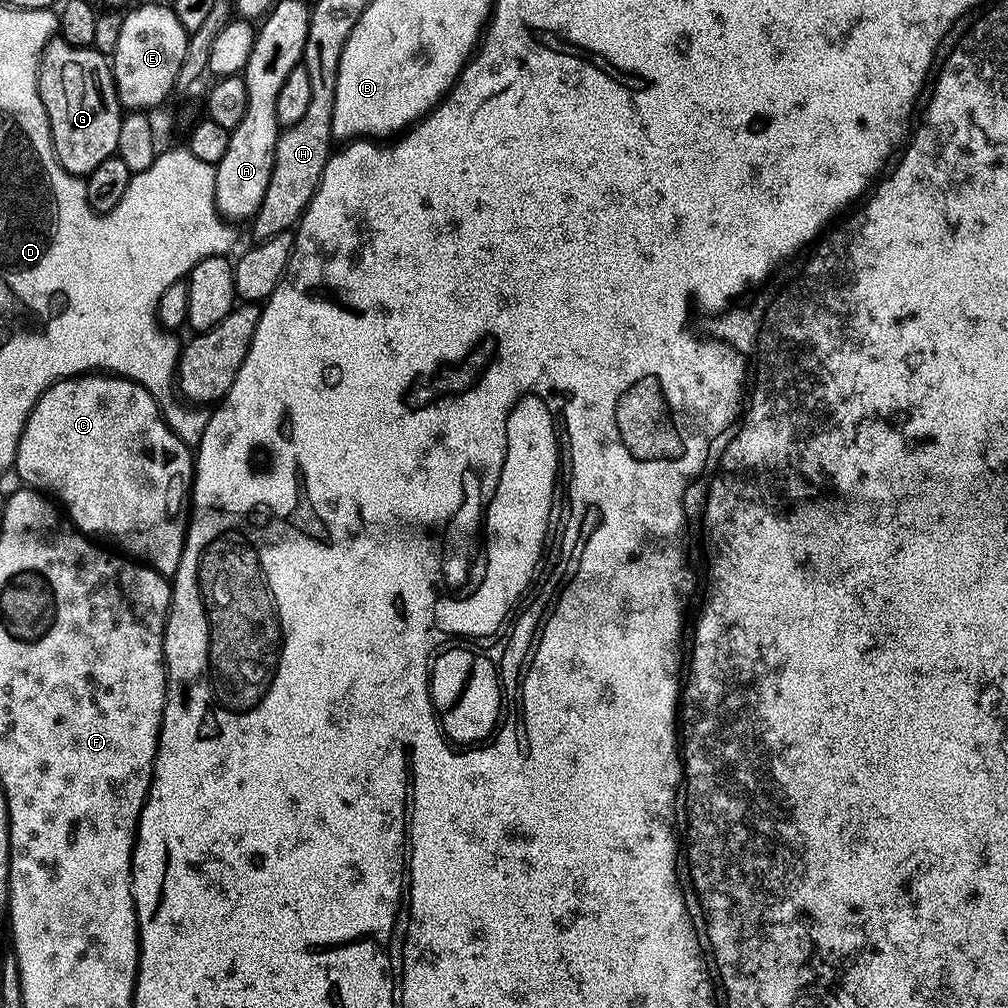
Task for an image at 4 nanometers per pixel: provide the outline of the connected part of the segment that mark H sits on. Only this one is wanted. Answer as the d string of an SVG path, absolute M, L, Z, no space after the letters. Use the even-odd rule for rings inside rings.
M317 82L314 86L314 98L310 101L310 111L306 113L306 118L302 118L298 126L281 131L274 162L274 174L270 178L270 190L266 190L266 198L258 210L256 219L250 224L257 241L278 238L278 234L293 231L306 214L322 182L322 174L334 152L332 119L334 118L335 101L335 83Z

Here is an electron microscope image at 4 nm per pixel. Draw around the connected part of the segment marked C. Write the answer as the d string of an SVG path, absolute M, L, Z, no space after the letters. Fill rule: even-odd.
M89 374L74 376L71 380L60 380L34 406L30 418L26 422L26 430L20 439L18 454L16 455L15 475L20 475L20 484L34 492L42 492L53 501L64 503L63 511L67 519L74 525L76 531L84 533L89 538L105 536L108 540L116 540L115 547L121 553L143 562L163 576L175 578L180 569L184 547L188 541L188 525L190 523L190 509L192 506L192 486L196 483L196 462L194 452L189 445L180 441L164 421L160 413L158 402L135 379L123 376L109 376L107 374Z

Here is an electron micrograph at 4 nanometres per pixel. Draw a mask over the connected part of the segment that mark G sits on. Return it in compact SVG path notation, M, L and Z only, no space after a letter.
M62 39L49 44L40 60L40 97L46 106L50 118L52 141L56 147L56 156L60 165L71 174L87 178L102 166L102 162L113 159L118 153L118 138L122 138L122 126L126 109L120 104L120 95L116 89L116 75L112 73L109 57L96 52L95 48L75 48Z

